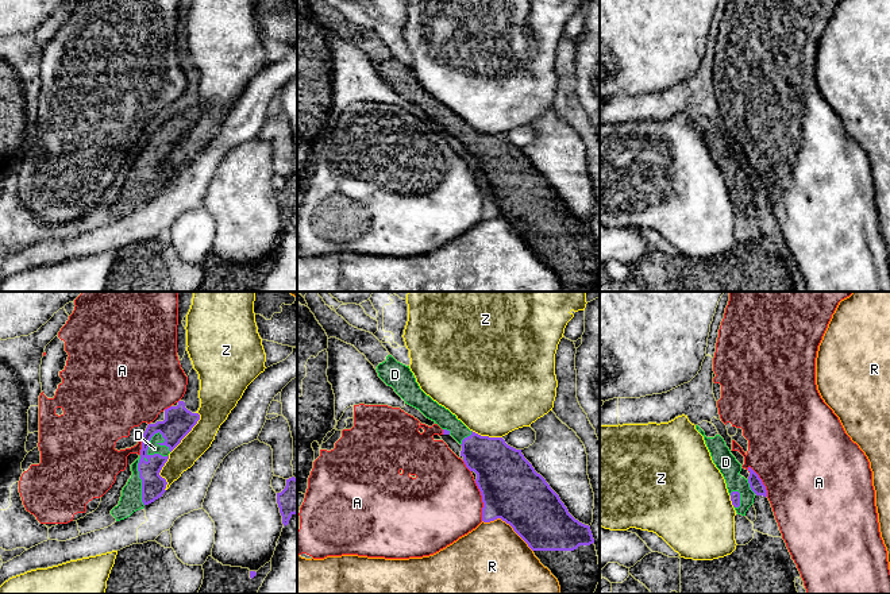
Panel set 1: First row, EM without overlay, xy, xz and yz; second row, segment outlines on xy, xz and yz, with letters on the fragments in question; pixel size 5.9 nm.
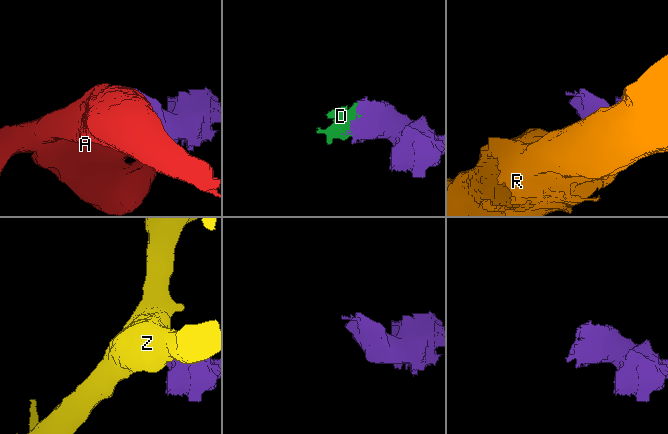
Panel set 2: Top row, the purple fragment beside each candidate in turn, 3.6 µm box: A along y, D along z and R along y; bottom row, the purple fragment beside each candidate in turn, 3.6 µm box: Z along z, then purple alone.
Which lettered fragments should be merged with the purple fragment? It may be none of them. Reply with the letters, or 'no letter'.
D

